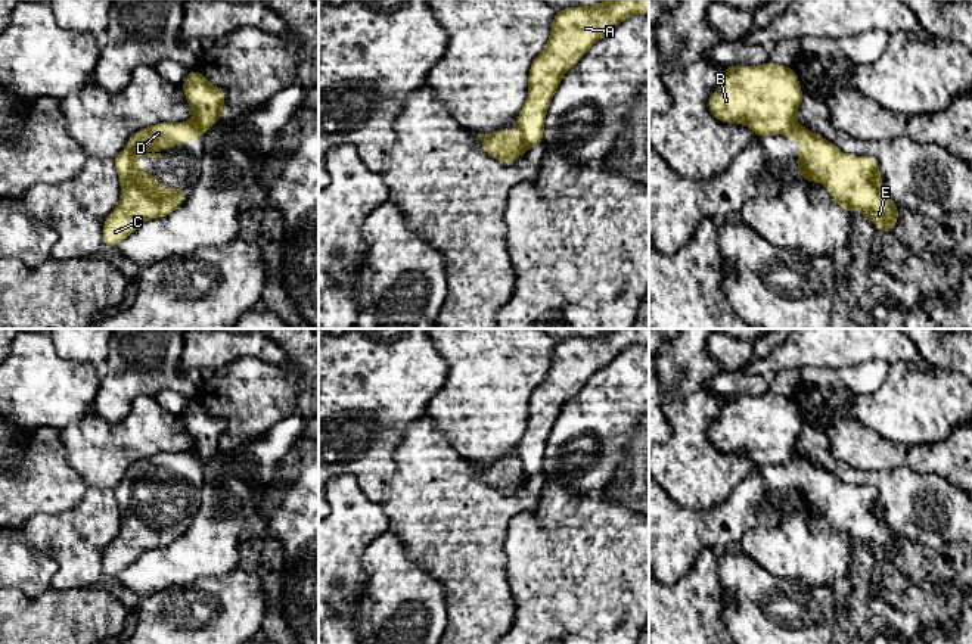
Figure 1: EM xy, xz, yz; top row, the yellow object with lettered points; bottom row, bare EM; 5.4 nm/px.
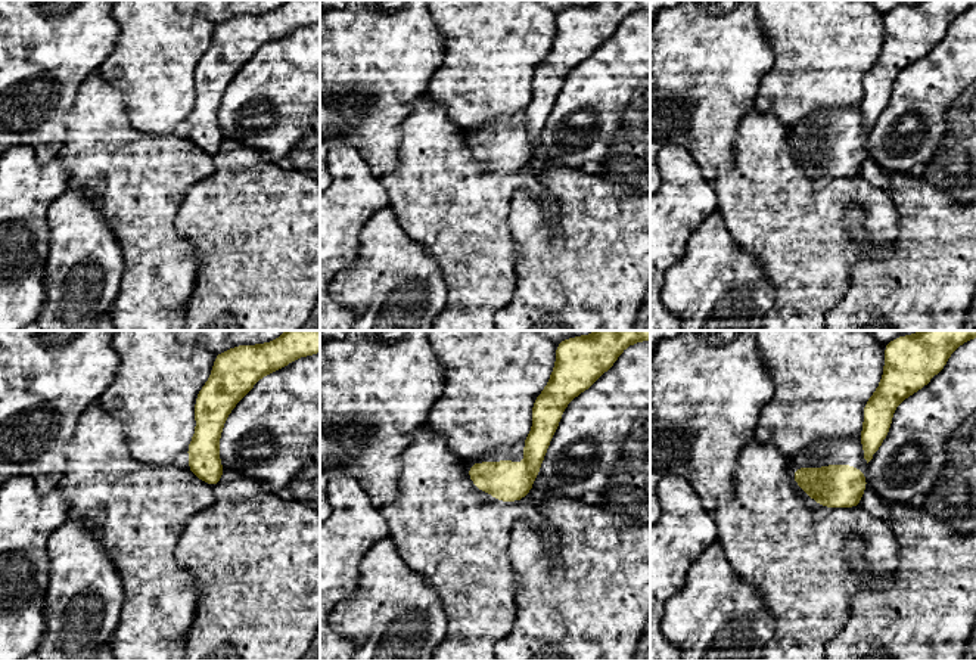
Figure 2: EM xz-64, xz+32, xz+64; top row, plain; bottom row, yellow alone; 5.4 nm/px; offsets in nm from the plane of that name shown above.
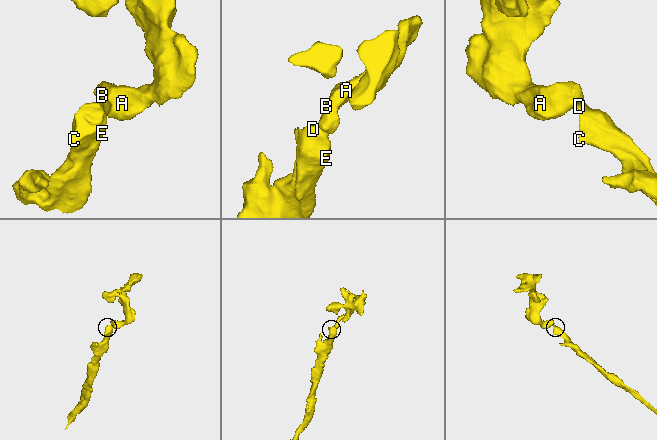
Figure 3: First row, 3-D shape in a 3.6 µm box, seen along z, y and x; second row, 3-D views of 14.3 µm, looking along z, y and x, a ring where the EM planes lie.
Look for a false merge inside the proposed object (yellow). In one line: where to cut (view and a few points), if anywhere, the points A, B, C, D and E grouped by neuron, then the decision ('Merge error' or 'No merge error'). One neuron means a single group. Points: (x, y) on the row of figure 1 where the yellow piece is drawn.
Split along xz (519, 128), (528, 146). Groups: A B / C D E. Merge error

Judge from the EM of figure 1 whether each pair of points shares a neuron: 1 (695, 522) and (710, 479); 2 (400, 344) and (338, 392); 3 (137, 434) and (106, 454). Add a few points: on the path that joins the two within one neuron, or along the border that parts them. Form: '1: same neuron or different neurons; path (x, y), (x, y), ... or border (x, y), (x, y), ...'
1: different neurons; border (730, 492), (704, 509), (680, 507), (667, 495)
2: same neuron; path (385, 360), (354, 391)
3: same neuron; path (130, 439), (114, 447)

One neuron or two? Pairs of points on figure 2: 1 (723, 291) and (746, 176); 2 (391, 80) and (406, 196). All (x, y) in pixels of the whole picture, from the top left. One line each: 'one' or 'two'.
1: two
2: two

